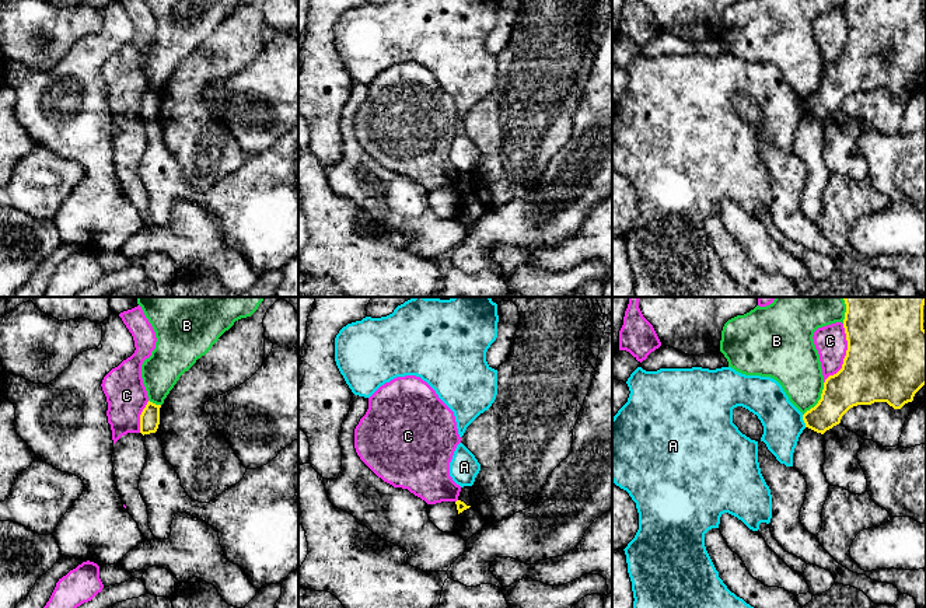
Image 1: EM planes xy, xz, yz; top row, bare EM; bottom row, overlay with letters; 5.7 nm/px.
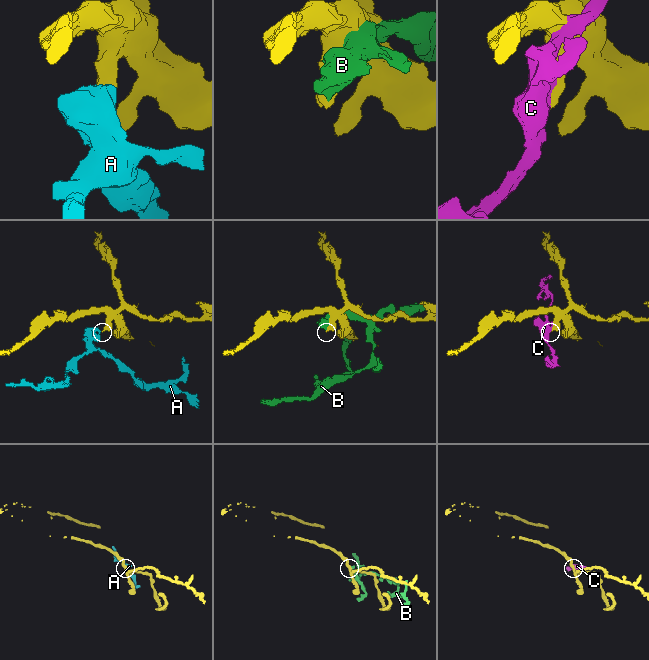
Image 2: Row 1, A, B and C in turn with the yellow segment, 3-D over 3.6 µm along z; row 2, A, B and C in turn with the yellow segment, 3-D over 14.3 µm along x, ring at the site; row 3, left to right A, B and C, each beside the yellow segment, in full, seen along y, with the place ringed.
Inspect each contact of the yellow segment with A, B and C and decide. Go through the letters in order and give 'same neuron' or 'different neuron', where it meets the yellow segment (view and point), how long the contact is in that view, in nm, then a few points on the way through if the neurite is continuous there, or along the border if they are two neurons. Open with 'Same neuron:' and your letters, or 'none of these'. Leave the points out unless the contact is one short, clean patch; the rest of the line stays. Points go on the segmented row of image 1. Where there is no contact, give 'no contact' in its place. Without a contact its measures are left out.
Same neuron: none of these
A: different neuron; contact yz (803, 419); length 80 nm; border yz (802, 415), (806, 426)
B: different neuron; contact yz (820, 399); length 220 nm
C: different neuron; contact yz (846, 355); length 360 nm

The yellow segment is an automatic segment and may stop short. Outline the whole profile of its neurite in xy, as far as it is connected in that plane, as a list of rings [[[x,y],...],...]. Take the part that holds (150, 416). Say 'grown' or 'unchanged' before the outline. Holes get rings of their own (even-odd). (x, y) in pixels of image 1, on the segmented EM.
unchanged | [[[150,401],[147,402],[140,415],[140,433],[143,436],[157,431],[160,424],[160,408],[161,405],[156,405]]]

